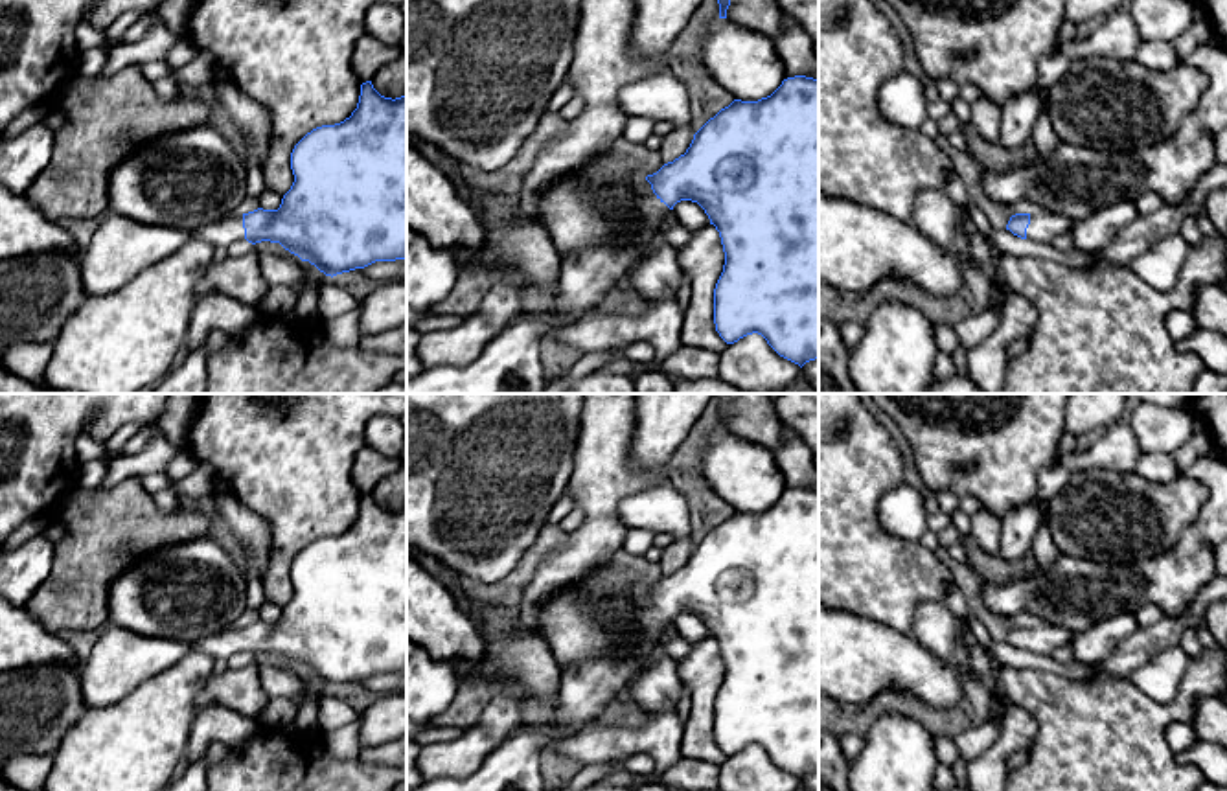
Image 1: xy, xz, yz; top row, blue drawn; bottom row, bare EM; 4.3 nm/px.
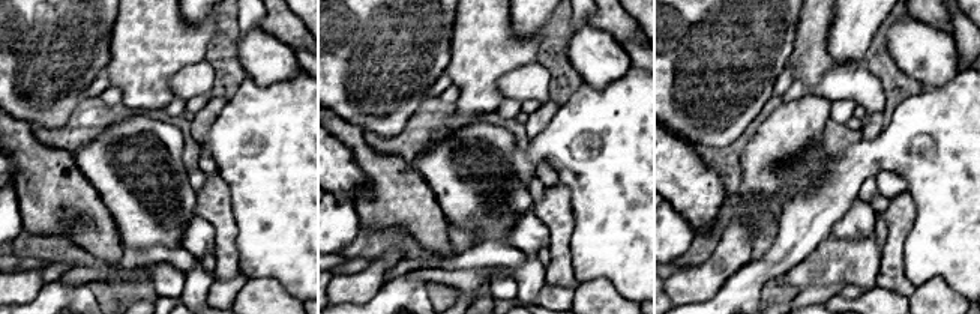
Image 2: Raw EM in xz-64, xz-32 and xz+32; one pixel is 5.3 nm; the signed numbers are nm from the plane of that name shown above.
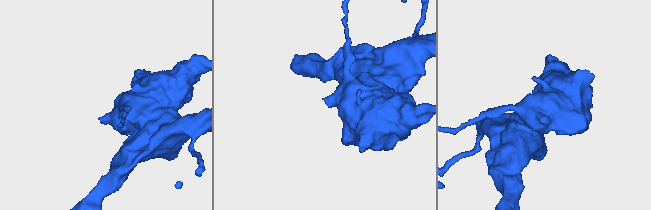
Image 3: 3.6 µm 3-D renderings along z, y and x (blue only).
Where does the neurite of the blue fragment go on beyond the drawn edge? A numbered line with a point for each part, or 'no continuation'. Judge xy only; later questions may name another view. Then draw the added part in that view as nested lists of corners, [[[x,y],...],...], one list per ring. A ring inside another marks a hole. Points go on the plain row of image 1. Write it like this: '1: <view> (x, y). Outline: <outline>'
1: xy (221, 646). Outline: [[[243,625],[228,627],[226,631],[201,638],[191,646],[193,649],[210,655],[213,660],[228,660],[232,655],[245,651]]]

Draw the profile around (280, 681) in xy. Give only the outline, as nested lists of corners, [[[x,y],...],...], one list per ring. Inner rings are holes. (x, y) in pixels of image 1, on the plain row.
[[[289,662],[259,664],[259,681],[270,699],[289,699],[296,705],[307,701],[304,673]]]

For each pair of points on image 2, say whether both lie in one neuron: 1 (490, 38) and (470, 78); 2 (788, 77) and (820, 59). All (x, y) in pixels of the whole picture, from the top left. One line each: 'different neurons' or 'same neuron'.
1: same neuron
2: different neurons

